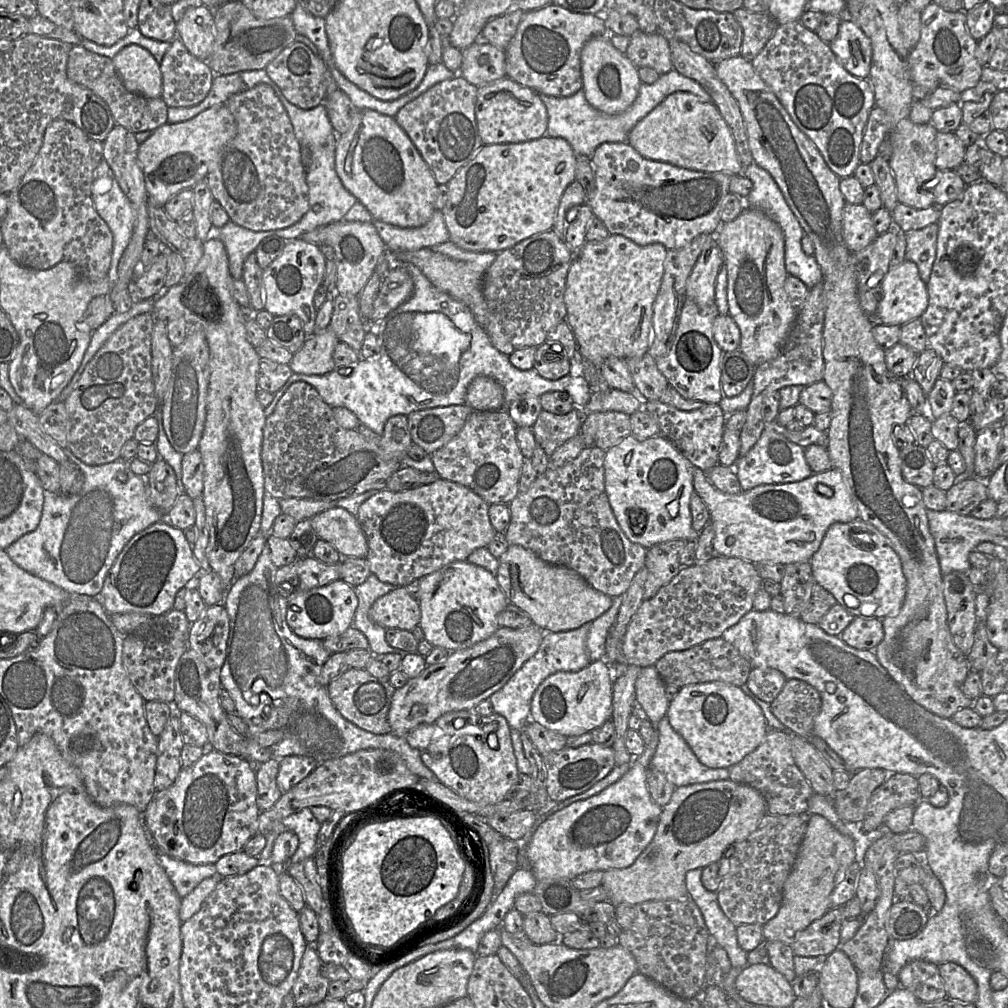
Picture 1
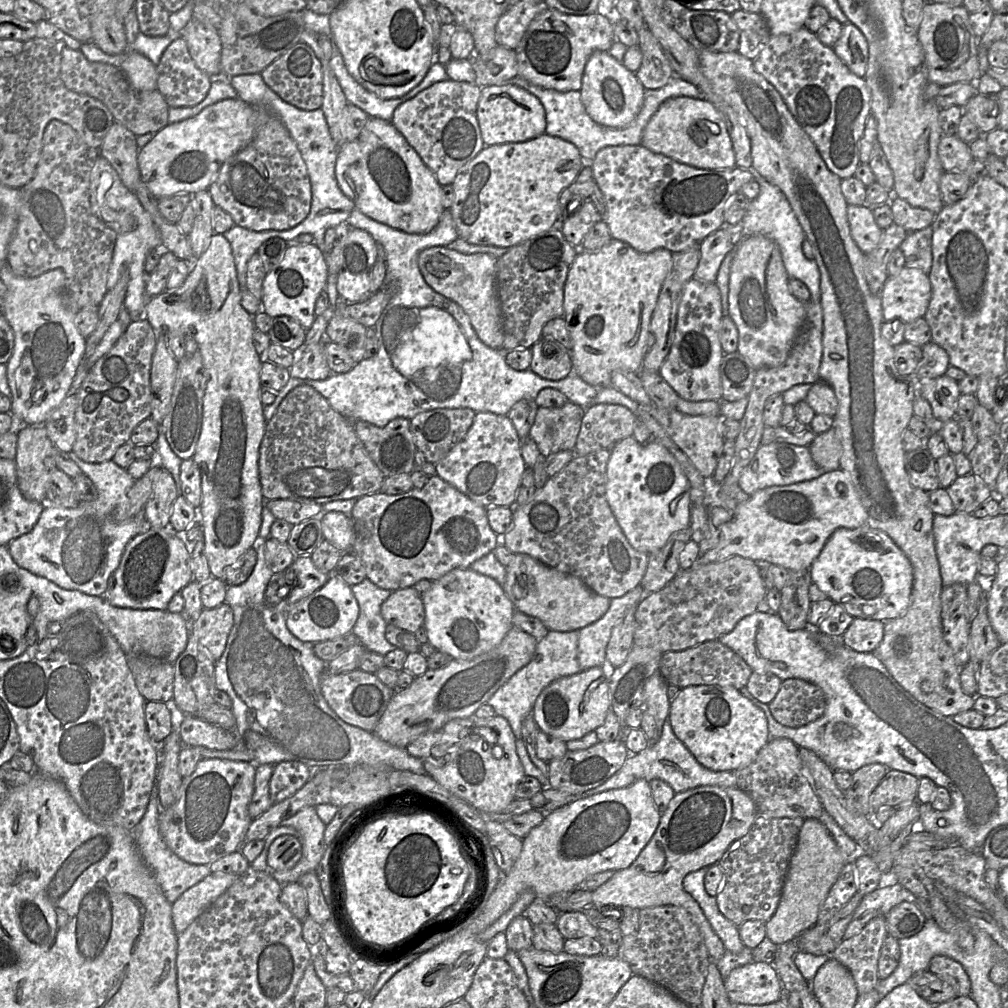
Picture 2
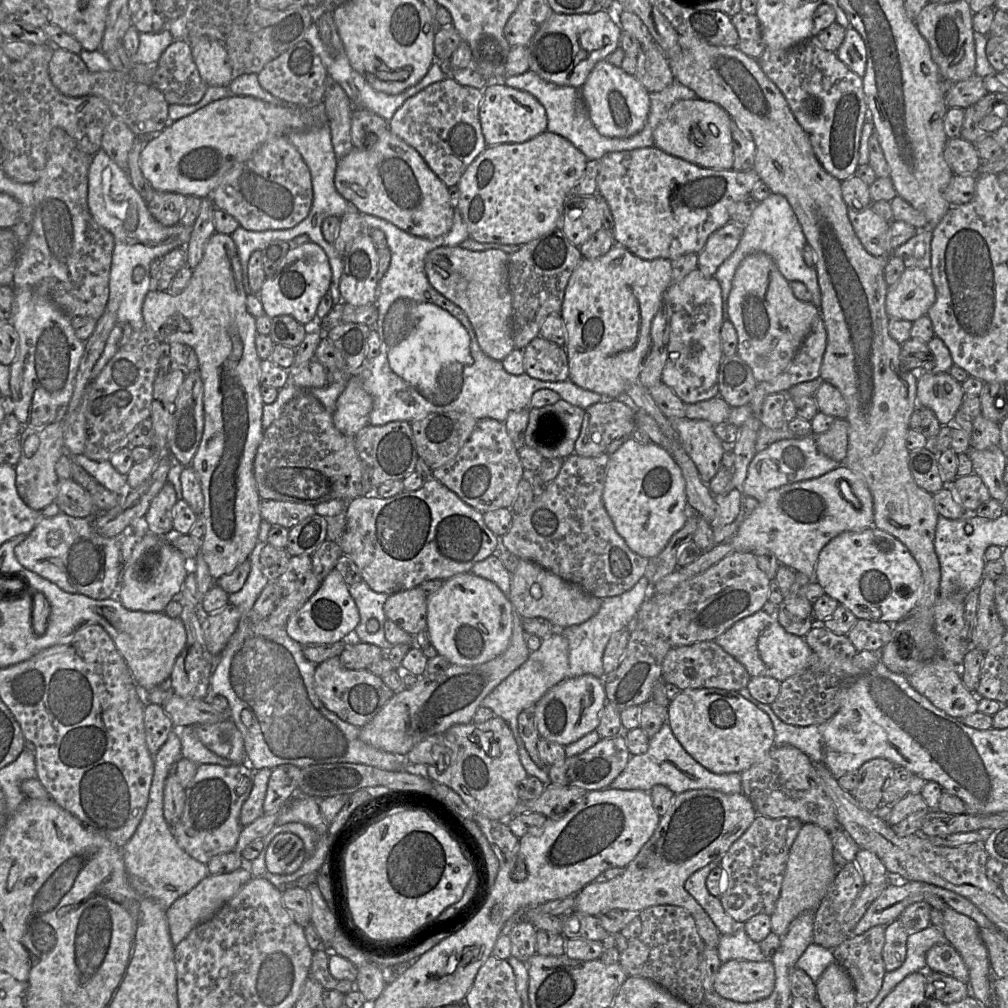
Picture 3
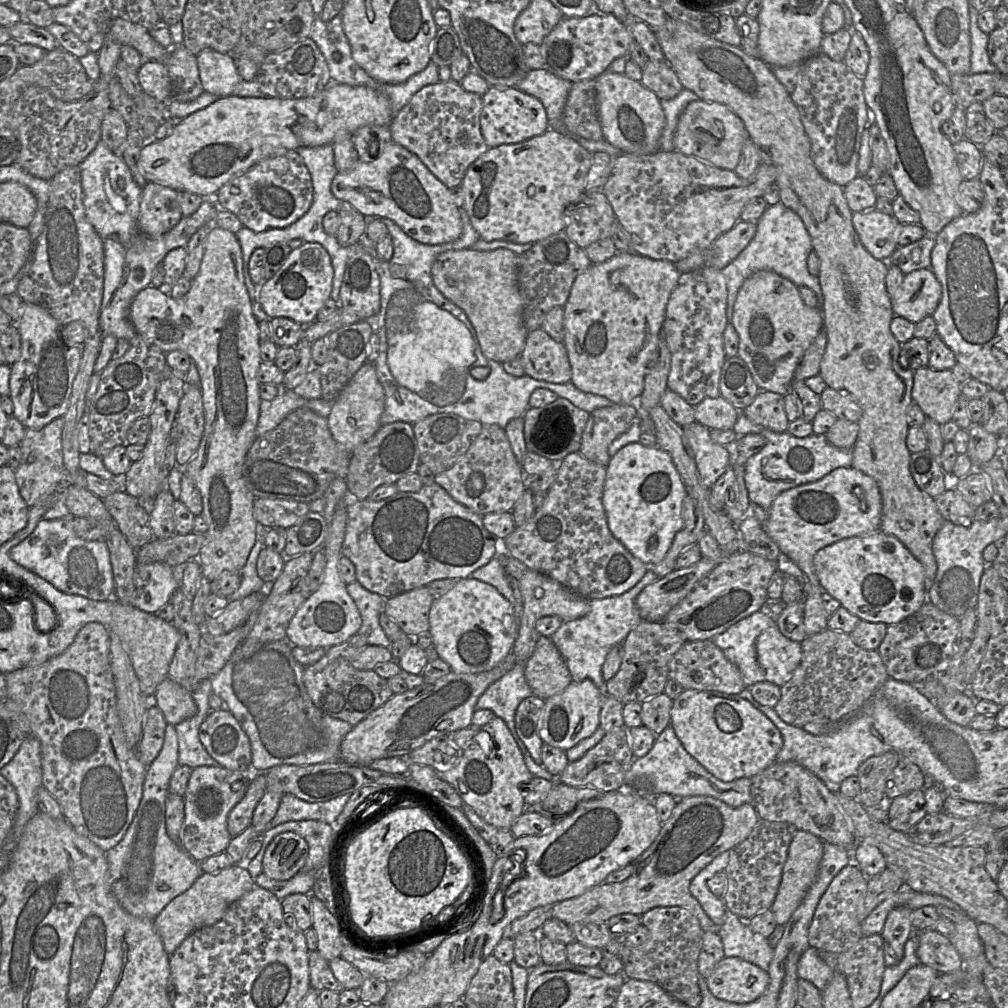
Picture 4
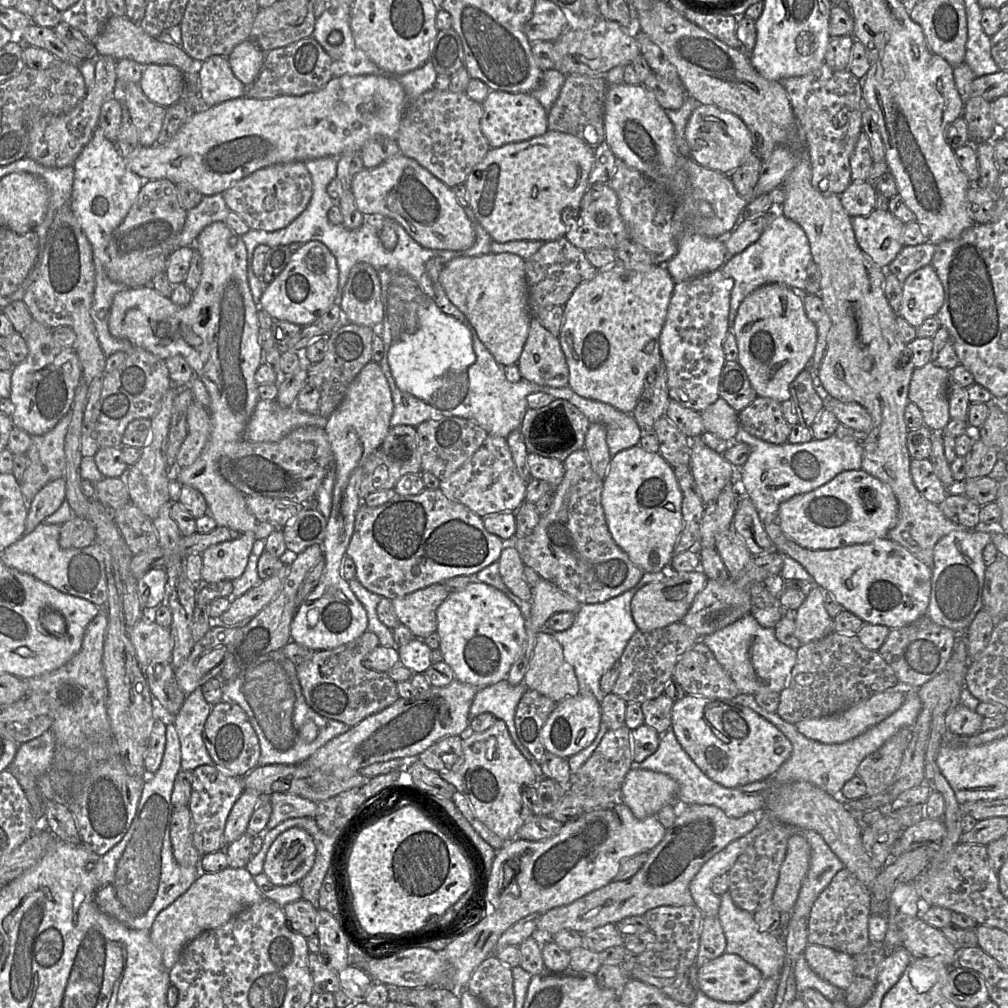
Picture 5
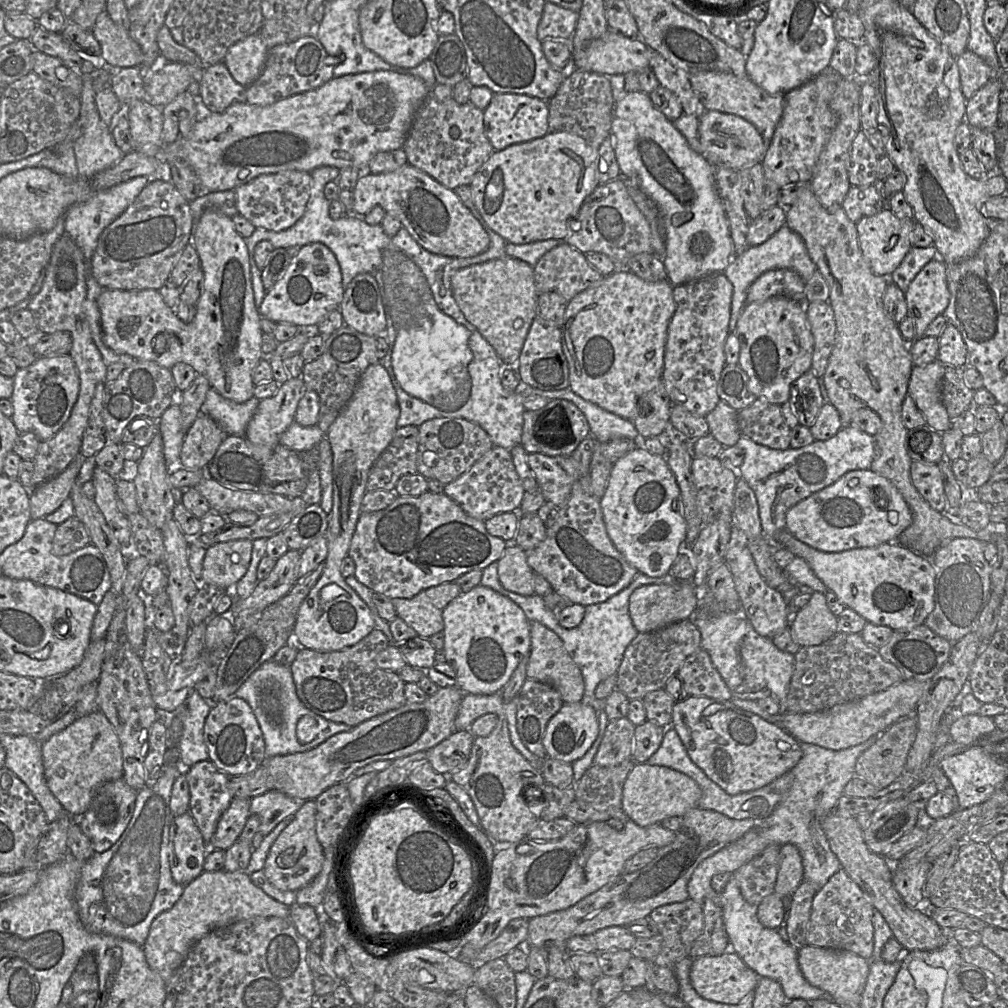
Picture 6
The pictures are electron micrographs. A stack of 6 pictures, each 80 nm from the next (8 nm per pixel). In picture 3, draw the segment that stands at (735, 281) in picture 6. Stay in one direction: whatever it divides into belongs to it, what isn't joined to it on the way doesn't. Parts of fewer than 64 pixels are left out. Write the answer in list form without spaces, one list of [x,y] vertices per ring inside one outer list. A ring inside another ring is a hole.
[[[771,193],[765,200],[760,201],[749,221],[743,226],[743,235],[737,248],[720,265],[714,275],[721,288],[724,320],[728,319],[728,296],[735,272],[746,256],[757,252],[769,255],[788,282],[802,282],[811,295],[810,302],[820,311],[821,292],[817,282],[817,272],[814,267],[807,266],[803,258],[803,249],[806,245],[806,237],[797,216],[784,196]]]

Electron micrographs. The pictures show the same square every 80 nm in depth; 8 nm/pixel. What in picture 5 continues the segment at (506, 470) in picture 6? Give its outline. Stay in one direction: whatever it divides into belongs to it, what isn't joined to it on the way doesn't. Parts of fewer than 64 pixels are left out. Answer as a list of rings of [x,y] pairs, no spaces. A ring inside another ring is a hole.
[[[488,435],[473,456],[448,479],[440,481],[443,494],[484,518],[506,511],[515,512],[525,501],[527,484],[518,474],[507,438]]]

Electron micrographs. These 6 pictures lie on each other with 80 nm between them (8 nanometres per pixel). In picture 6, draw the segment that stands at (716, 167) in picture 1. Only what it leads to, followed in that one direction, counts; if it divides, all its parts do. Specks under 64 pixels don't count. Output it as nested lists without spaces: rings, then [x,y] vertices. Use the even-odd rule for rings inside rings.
[[[707,110],[699,117],[698,133],[701,155],[714,167],[741,170],[746,166],[762,163],[766,145],[756,127],[740,116]]]

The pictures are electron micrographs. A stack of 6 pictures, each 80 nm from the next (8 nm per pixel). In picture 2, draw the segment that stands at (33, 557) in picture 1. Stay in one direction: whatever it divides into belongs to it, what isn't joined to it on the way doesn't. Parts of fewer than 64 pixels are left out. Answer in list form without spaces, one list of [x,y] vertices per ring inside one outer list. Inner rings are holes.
[[[73,452],[70,458],[90,478],[97,489],[97,497],[79,502],[74,508],[58,506],[43,507],[33,529],[7,546],[13,561],[30,573],[43,577],[60,588],[77,590],[92,596],[103,596],[108,581],[118,567],[129,541],[149,529],[143,514],[117,522],[112,517],[115,507],[135,483],[128,470],[112,460],[88,463]]]

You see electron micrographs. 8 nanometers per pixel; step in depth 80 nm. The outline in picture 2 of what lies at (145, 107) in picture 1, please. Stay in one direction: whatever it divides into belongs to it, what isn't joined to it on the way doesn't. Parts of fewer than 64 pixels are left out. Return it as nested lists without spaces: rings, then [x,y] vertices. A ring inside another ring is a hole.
[[[63,48],[60,77],[67,89],[103,102],[112,113],[114,120],[124,125],[135,136],[156,133],[169,123],[169,106],[157,89],[133,88],[120,67],[89,61],[80,49]]]

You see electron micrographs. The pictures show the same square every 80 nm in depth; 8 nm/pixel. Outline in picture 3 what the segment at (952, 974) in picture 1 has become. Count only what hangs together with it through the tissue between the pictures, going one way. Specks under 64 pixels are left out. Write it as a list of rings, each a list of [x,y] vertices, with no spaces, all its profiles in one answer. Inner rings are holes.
[[[950,943],[934,945],[926,954],[927,970],[951,976],[964,983],[969,983],[967,967]]]

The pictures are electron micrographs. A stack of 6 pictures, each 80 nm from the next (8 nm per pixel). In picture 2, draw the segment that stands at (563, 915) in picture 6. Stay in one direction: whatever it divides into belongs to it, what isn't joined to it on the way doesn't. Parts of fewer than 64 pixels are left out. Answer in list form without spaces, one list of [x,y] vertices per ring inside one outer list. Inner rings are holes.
[[[702,786],[675,794],[666,811],[661,814],[655,834],[636,860],[628,868],[615,871],[615,874],[607,882],[592,892],[593,906],[629,907],[637,910],[663,905],[682,907],[697,925],[711,961],[717,962],[726,951],[724,945],[711,927],[699,904],[684,890],[683,879],[690,872],[718,864],[731,844],[749,832],[758,816],[752,798],[738,787]]]

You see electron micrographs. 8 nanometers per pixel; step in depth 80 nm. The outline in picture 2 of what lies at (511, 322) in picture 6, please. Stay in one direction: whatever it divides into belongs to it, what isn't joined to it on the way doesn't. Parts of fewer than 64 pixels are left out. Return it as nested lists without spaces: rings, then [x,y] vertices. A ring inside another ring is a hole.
[[[447,246],[426,248],[418,255],[418,266],[426,283],[465,310],[483,343],[502,349],[503,317],[496,285],[496,263],[497,258],[491,254],[462,254]]]

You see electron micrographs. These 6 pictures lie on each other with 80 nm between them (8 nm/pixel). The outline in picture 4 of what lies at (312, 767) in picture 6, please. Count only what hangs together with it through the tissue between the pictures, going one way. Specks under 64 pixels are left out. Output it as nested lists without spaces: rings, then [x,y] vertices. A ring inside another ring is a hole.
[[[511,652],[501,663],[481,673],[457,673],[451,671],[437,681],[425,681],[421,686],[401,694],[394,694],[383,706],[371,712],[343,738],[340,745],[340,761],[361,766],[392,757],[408,755],[438,736],[472,725],[476,703],[485,690],[503,677],[516,664]]]

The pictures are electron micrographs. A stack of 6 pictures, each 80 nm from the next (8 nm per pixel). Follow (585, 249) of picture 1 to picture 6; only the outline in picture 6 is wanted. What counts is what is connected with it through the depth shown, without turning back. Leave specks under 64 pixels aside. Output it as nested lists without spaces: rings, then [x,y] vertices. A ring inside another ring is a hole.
[[[617,268],[567,303],[562,347],[569,367],[569,388],[575,394],[615,415],[633,420],[638,399],[663,381],[668,326],[675,312],[673,288],[668,279],[650,282],[627,269]]]

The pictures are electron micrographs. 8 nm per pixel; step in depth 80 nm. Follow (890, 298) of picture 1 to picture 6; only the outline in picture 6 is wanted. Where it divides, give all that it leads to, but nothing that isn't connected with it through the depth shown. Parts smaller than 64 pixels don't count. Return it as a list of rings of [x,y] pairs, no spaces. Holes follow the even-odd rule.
[[[940,257],[928,262],[910,283],[905,299],[907,317],[914,321],[916,339],[924,337],[928,325],[949,304],[947,264]]]

